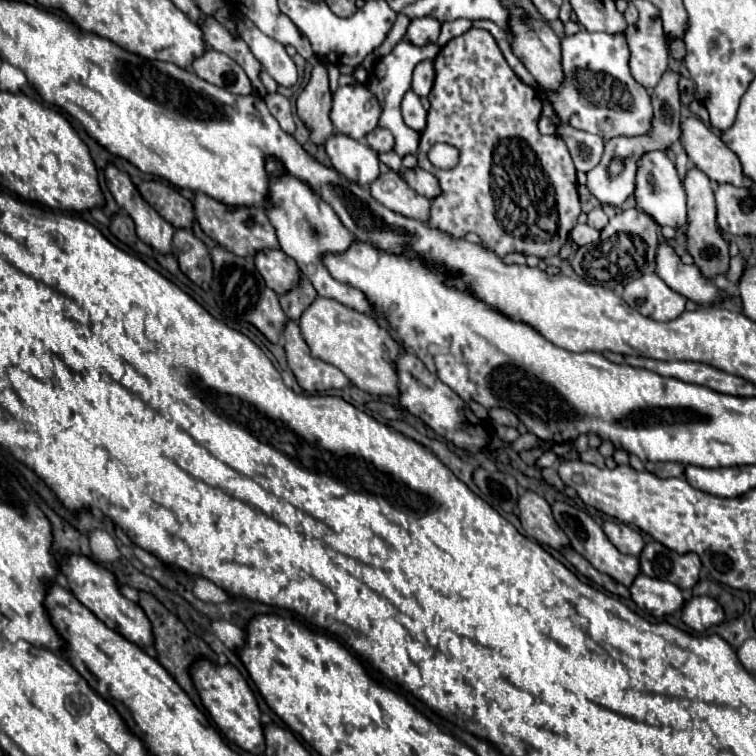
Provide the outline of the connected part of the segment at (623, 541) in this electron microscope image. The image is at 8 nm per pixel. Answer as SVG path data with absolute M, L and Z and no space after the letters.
M607 520L603 524L603 530L607 534L607 538L613 542L613 546L623 552L623 554L631 554L631 556L639 556L645 542L641 538L641 534L637 530L633 530L631 526L623 524L623 522L613 522Z

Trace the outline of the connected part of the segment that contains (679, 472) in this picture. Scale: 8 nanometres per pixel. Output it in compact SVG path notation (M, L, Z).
M659 462L659 470L657 470L657 476L659 478L671 478L671 476L677 476L681 478L683 476L683 466L677 464L677 462Z

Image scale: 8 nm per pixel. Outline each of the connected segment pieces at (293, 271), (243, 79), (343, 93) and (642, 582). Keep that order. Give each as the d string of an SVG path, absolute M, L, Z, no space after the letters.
M263 250L253 256L253 262L265 284L277 294L285 294L299 284L299 266L283 250Z
M207 48L203 56L195 58L191 68L195 74L219 88L225 88L231 94L251 94L253 86L251 80L247 78L245 70L231 60L227 54L221 54L213 48Z
M339 86L333 92L331 122L337 132L363 140L377 128L381 106L367 86Z
M637 574L633 584L629 586L631 600L645 612L655 618L681 610L685 604L681 590L671 586L671 582L659 582L657 578L647 578L645 574Z

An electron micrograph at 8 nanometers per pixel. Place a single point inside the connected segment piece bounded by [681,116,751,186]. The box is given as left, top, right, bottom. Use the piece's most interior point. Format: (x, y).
(705, 149)

